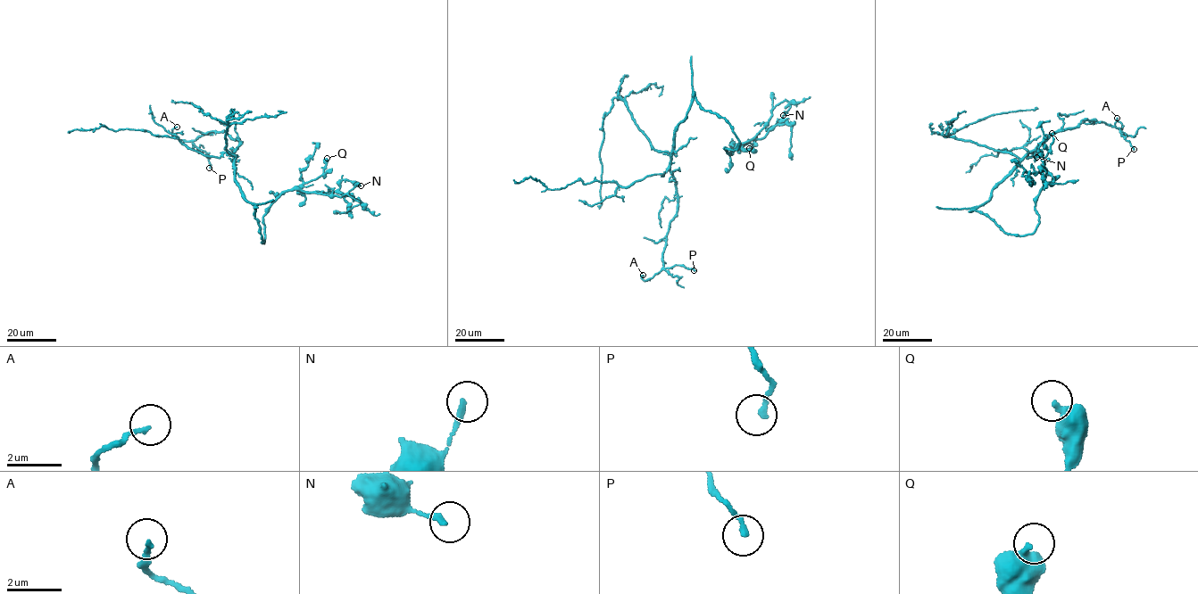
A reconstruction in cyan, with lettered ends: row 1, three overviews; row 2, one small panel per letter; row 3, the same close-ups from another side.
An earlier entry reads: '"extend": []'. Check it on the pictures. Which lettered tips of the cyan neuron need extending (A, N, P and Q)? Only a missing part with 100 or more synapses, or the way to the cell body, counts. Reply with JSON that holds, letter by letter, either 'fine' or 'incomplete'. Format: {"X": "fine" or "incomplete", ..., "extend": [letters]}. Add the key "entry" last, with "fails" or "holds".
{"A": "fine", "N": "fine", "P": "fine", "Q": "fine", "extend": [], "entry": "holds"}

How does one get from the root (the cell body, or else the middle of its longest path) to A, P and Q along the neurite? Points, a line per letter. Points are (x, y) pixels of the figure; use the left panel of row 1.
A: (243, 196), (231, 156), (239, 141), (222, 131), (180, 140), (172, 136), (177, 127)
P: (243, 196), (235, 179), (231, 156), (239, 141), (222, 131), (196, 138), (193, 144), (205, 152), (209, 168)
Q: (243, 196), (255, 206), (254, 215), (263, 243), (265, 210), (281, 194), (319, 177), (327, 158)

